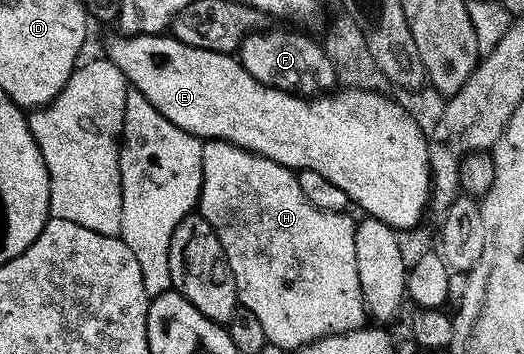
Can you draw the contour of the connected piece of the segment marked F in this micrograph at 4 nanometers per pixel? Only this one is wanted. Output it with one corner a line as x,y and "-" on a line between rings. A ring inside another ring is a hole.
262,28
256,34
249,34
241,42
239,60
249,69
251,76
255,76
257,82
268,86
274,86
276,90
283,90
290,94
302,96
320,96
332,91
338,85
335,68
331,66
324,45
320,41
308,38
305,34
292,34
289,30
269,30

